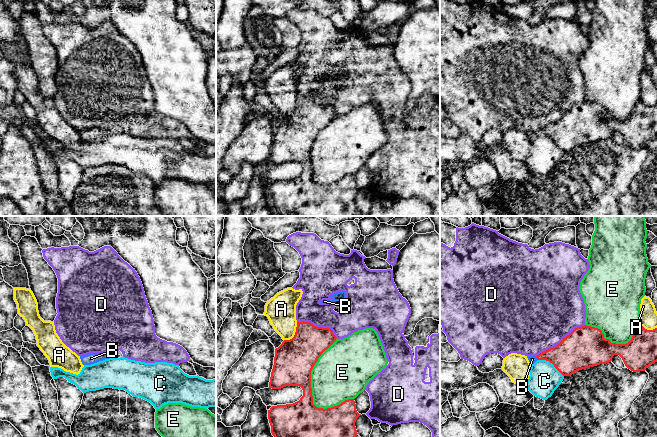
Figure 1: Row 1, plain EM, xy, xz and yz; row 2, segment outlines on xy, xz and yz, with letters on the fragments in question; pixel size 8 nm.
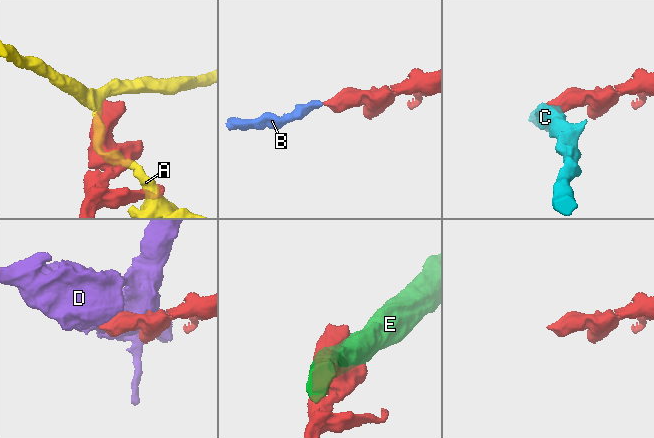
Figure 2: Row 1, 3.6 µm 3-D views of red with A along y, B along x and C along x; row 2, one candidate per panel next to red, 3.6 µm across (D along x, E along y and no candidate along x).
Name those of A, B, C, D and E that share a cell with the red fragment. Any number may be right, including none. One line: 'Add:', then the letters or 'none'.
Add: B

